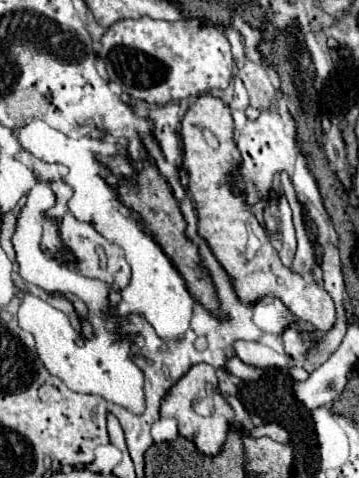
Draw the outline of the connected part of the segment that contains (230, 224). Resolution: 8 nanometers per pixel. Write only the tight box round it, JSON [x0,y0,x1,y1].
[181,94,335,332]

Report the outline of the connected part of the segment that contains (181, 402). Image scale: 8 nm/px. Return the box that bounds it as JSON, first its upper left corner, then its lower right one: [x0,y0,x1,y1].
[161,368,235,456]

